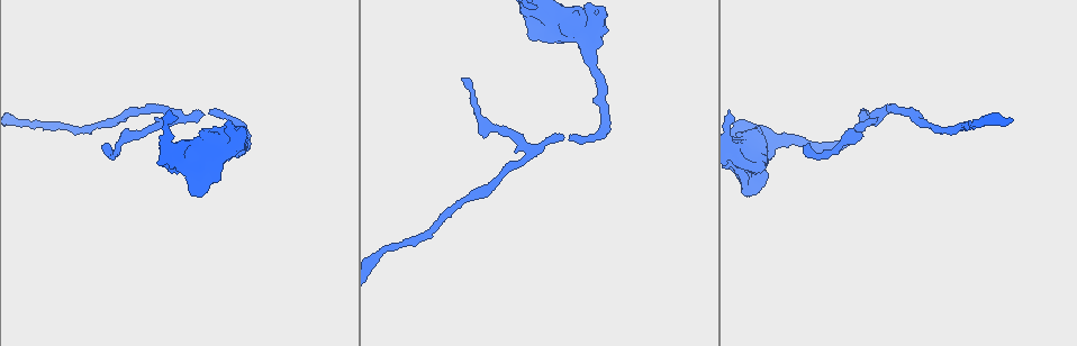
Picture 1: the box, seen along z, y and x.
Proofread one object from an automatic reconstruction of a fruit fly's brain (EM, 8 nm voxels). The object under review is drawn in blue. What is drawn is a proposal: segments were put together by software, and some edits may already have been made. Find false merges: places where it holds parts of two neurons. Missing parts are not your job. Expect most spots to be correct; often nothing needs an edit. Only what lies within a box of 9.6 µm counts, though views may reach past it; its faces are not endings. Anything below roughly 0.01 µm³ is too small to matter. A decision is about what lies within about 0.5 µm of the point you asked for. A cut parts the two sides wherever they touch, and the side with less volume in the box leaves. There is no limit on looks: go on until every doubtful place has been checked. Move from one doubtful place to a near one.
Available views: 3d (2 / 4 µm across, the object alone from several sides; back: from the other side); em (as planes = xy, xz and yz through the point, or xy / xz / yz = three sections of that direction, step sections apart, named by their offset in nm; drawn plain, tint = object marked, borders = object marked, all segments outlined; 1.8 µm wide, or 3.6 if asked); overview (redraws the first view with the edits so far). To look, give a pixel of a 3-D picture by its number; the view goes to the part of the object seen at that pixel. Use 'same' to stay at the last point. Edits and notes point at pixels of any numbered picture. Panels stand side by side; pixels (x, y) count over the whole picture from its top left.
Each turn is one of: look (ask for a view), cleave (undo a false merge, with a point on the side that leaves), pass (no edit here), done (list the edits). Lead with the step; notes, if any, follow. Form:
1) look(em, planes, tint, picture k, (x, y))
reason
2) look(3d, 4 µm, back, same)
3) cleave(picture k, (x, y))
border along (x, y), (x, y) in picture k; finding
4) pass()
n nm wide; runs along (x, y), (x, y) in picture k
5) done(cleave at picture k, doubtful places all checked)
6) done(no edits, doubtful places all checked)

look(em, 3.6 µm, xz, step 4, tint, picture 1, (747, 155))
abrupt turn

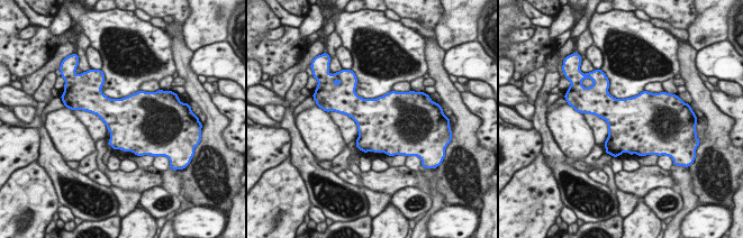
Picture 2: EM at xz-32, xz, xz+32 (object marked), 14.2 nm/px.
pass()
one neuron here

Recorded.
look(3d, 4 µm, back, picture 1, (203, 187))

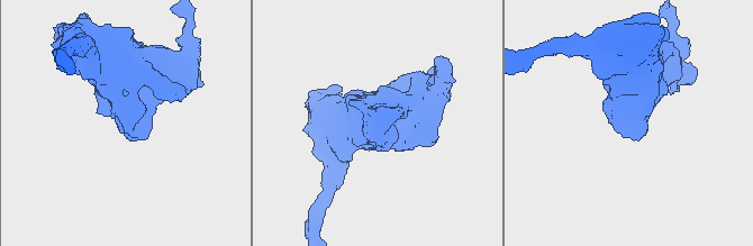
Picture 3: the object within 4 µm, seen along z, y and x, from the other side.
look(em, planes, tint, picture 3, (127, 123))
shape alone is not enough

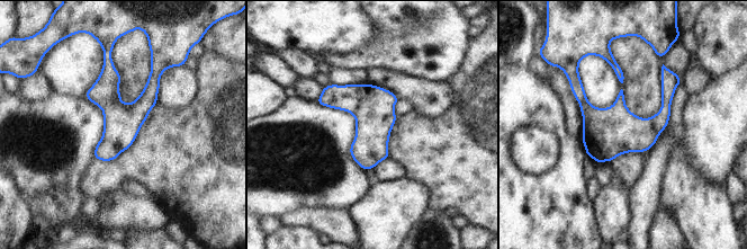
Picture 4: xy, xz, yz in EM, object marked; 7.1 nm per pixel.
pass()
runs along (108, 60), (111, 144), (102, 158) in picture 4; continuous, no second neuron

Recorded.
look(3d, 4 µm, picture 1, (534, 150))
side arm on a straight run

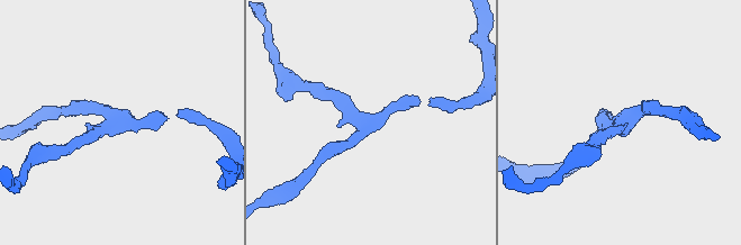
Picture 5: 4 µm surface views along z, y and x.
look(em, planes, plain, picture 5, (120, 121))
3 arms

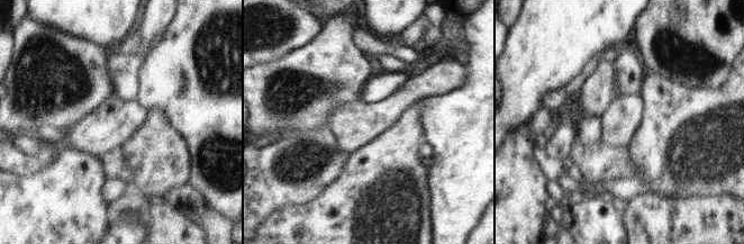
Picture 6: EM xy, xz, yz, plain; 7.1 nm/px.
look(em, planes, tint, same)
where the object lies

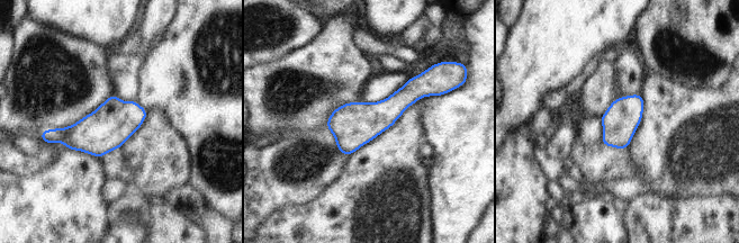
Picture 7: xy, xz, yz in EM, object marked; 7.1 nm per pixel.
pass()
continuous, no second neuron

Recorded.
done(no edits, doubtful places all checked)

